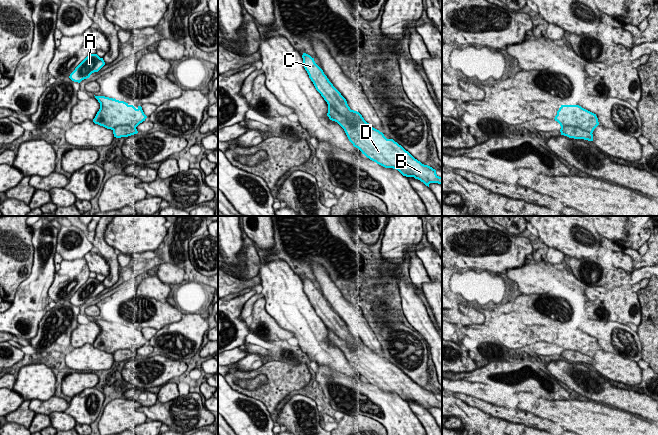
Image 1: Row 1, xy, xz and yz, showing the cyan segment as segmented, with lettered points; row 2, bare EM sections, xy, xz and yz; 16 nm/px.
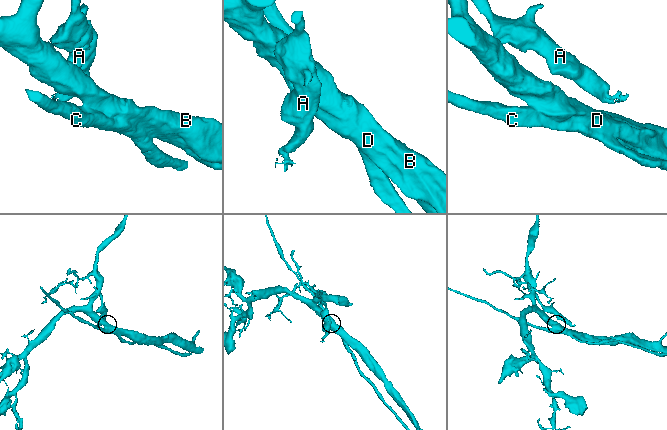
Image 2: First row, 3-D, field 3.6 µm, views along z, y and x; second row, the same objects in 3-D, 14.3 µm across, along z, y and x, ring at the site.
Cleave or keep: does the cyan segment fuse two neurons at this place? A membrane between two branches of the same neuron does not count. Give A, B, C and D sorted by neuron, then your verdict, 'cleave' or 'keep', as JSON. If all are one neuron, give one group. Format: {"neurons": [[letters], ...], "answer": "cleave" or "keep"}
{"neurons": [["A", "B", "D"], ["C"]], "answer": "cleave"}

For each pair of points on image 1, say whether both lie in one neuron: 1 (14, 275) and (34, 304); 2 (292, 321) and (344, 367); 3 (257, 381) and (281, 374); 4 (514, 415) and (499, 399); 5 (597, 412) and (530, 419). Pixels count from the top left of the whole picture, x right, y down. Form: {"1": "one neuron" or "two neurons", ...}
{"1": "two neurons", "2": "one neuron", "3": "two neurons", "4": "two neurons", "5": "two neurons"}

